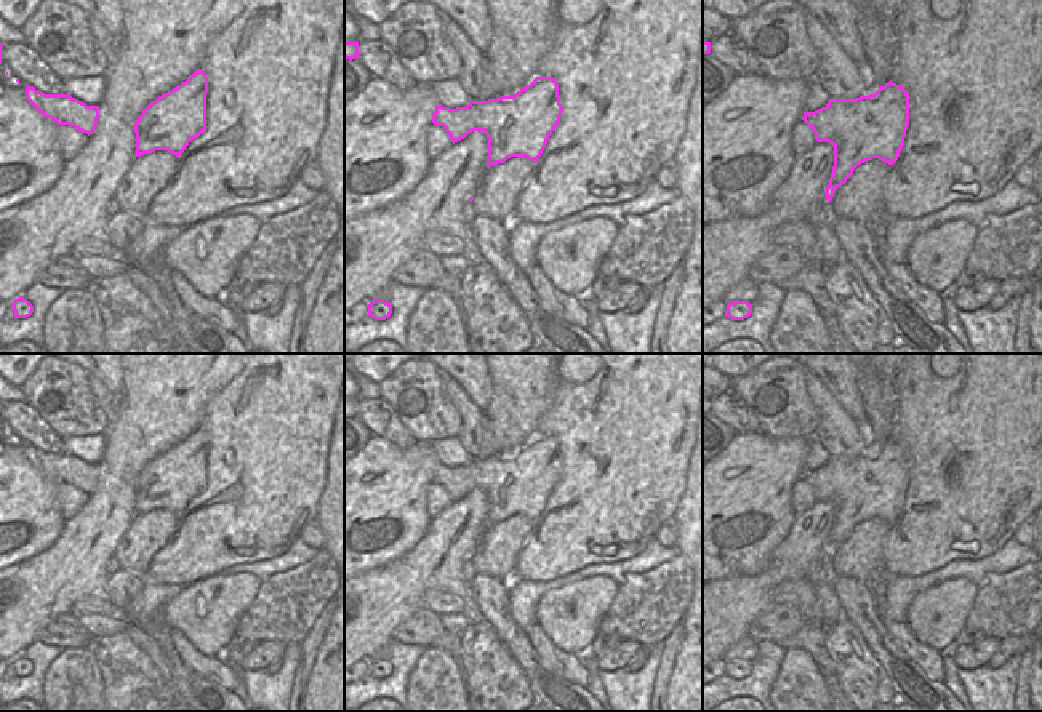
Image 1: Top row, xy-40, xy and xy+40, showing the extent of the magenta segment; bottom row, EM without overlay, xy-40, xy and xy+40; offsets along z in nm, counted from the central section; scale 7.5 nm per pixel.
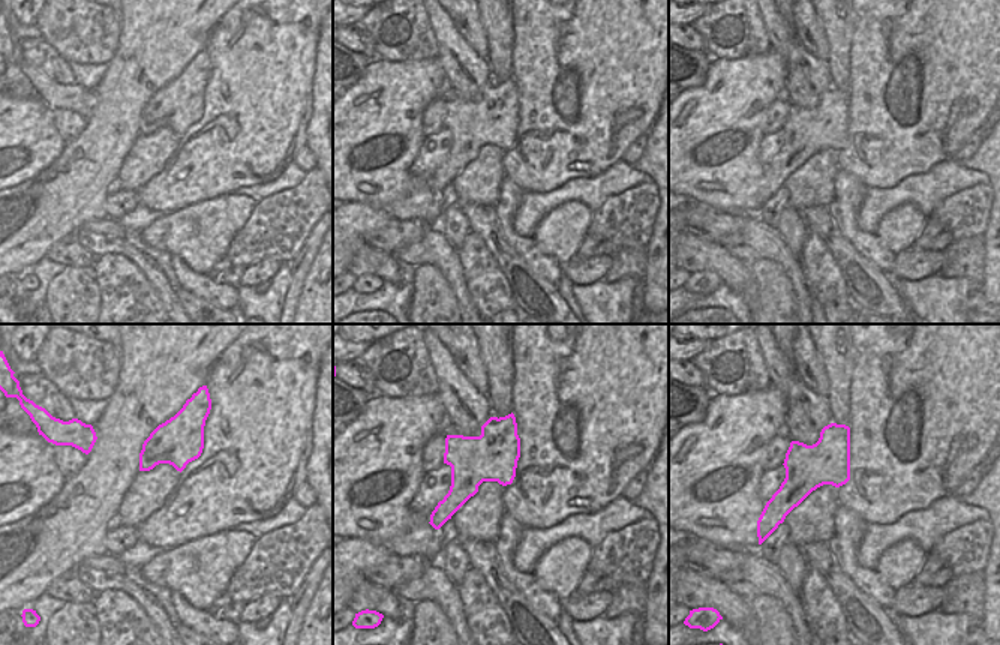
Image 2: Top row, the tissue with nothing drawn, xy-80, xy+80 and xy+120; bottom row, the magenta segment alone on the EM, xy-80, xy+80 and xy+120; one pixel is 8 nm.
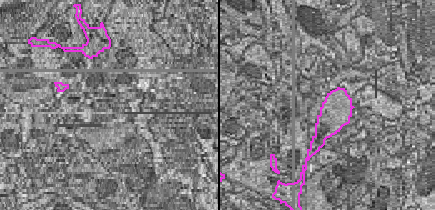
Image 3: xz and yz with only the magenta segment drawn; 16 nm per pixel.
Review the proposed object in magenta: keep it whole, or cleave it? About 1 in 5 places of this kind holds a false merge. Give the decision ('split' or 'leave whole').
split

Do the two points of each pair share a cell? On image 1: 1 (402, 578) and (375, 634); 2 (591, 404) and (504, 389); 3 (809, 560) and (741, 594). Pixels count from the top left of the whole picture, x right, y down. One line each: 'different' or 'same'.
1: same
2: different
3: same

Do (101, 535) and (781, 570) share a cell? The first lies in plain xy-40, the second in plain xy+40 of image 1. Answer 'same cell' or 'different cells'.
same cell

